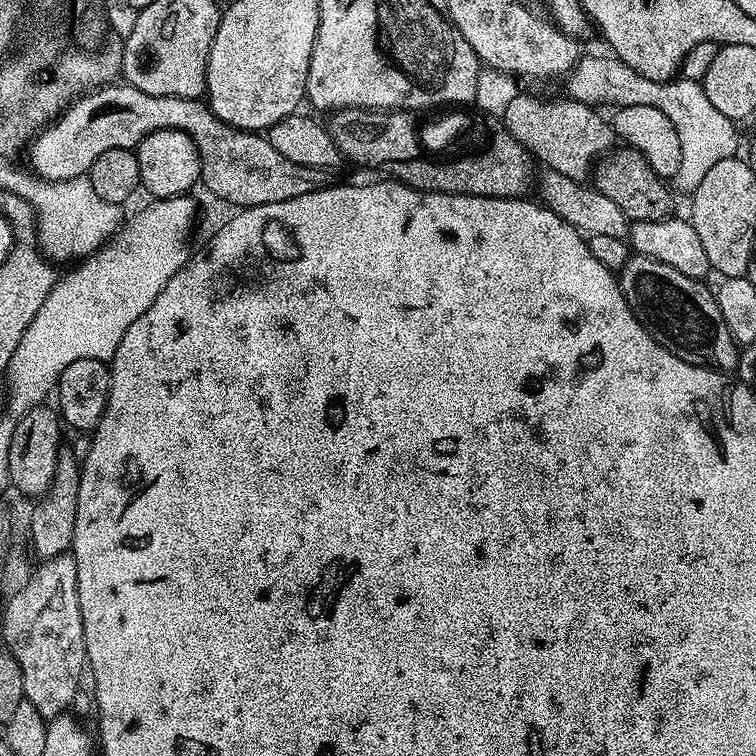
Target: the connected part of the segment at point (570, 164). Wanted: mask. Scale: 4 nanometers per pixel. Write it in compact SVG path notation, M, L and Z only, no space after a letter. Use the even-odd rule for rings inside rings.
M518 94L514 102L506 106L502 128L518 138L529 157L540 159L547 171L584 182L589 179L597 161L617 147L618 139L611 123L605 118L603 120L593 105L571 98L563 99L539 100L536 96Z

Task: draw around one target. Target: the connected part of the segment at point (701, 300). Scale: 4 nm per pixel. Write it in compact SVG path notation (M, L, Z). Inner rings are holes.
M639 254L629 255L618 271L618 279L622 294L638 322L642 322L670 354L682 358L682 362L715 368L725 374L739 365L741 349L722 316L716 292L708 289L704 280L690 278L682 274L682 270L674 270L674 266L666 266L666 262Z

